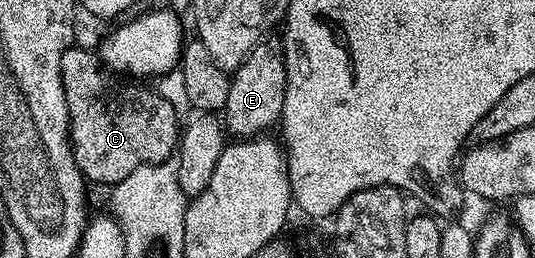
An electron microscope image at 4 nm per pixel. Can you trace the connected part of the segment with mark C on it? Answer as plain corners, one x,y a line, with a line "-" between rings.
72,45
61,57
61,81
71,122
71,154
84,180
114,185
125,181
133,169
150,163
166,163
176,154
181,134
180,115
169,101
160,97
158,90
147,85
124,81
108,71
94,50
86,51
80,45

